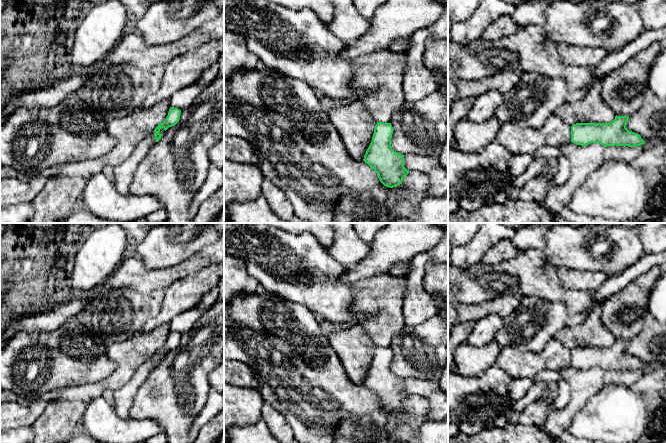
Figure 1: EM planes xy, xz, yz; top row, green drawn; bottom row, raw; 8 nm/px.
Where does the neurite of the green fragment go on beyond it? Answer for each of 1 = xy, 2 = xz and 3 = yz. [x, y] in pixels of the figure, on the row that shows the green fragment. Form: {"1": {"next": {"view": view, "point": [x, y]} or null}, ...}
{"1": {"next": null}, "2": {"next": null}, "3": {"next": null}}

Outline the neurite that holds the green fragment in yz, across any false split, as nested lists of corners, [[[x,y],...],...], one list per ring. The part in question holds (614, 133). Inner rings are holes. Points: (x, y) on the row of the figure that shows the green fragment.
[[[615,116],[610,123],[576,123],[571,126],[571,142],[586,146],[599,143],[607,146],[635,147],[645,144],[641,136],[626,128],[628,116]]]

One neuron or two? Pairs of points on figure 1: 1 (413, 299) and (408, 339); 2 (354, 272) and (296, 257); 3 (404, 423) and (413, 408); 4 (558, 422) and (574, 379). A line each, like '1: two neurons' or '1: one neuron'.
1: two neurons
2: two neurons
3: one neuron
4: one neuron

